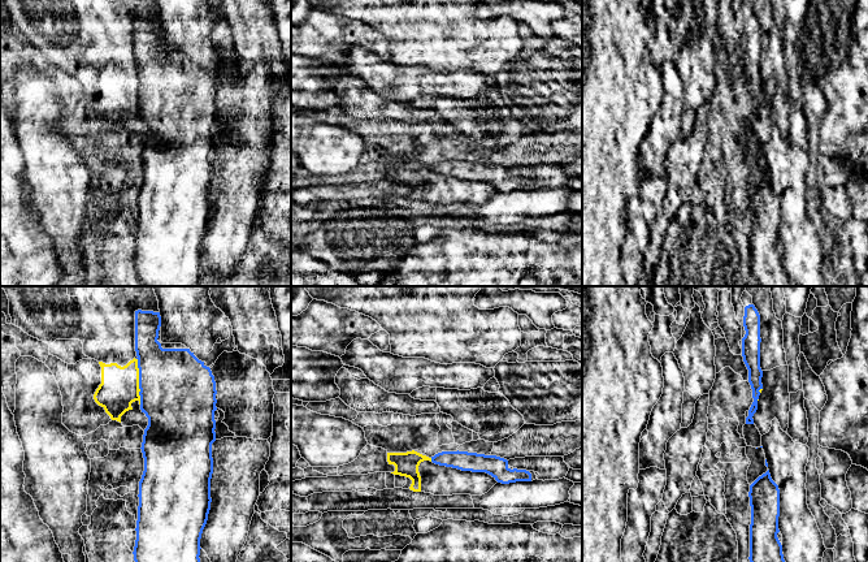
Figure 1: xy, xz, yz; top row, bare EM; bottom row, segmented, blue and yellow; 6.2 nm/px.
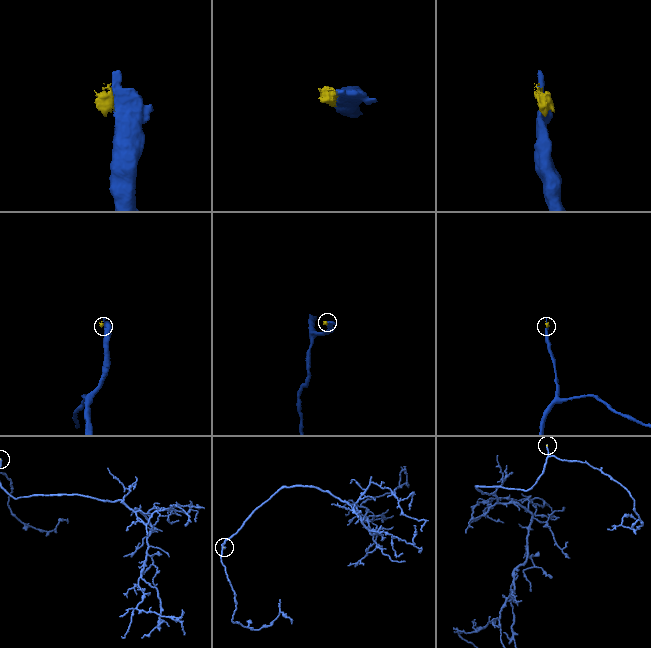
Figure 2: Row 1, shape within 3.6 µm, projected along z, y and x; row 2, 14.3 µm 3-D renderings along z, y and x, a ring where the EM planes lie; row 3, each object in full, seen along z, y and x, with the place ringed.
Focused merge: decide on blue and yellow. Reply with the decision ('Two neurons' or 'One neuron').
Two neurons

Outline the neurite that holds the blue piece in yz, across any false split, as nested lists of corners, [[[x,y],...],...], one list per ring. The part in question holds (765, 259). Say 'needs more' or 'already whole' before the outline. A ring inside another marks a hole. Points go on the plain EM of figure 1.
already whole; [[[769,178],[759,185],[750,194],[750,215],[751,215],[751,233],[750,233],[750,271],[759,286],[798,286],[793,282],[782,263],[782,254],[777,246],[778,225],[780,225],[780,198],[772,189]]]

